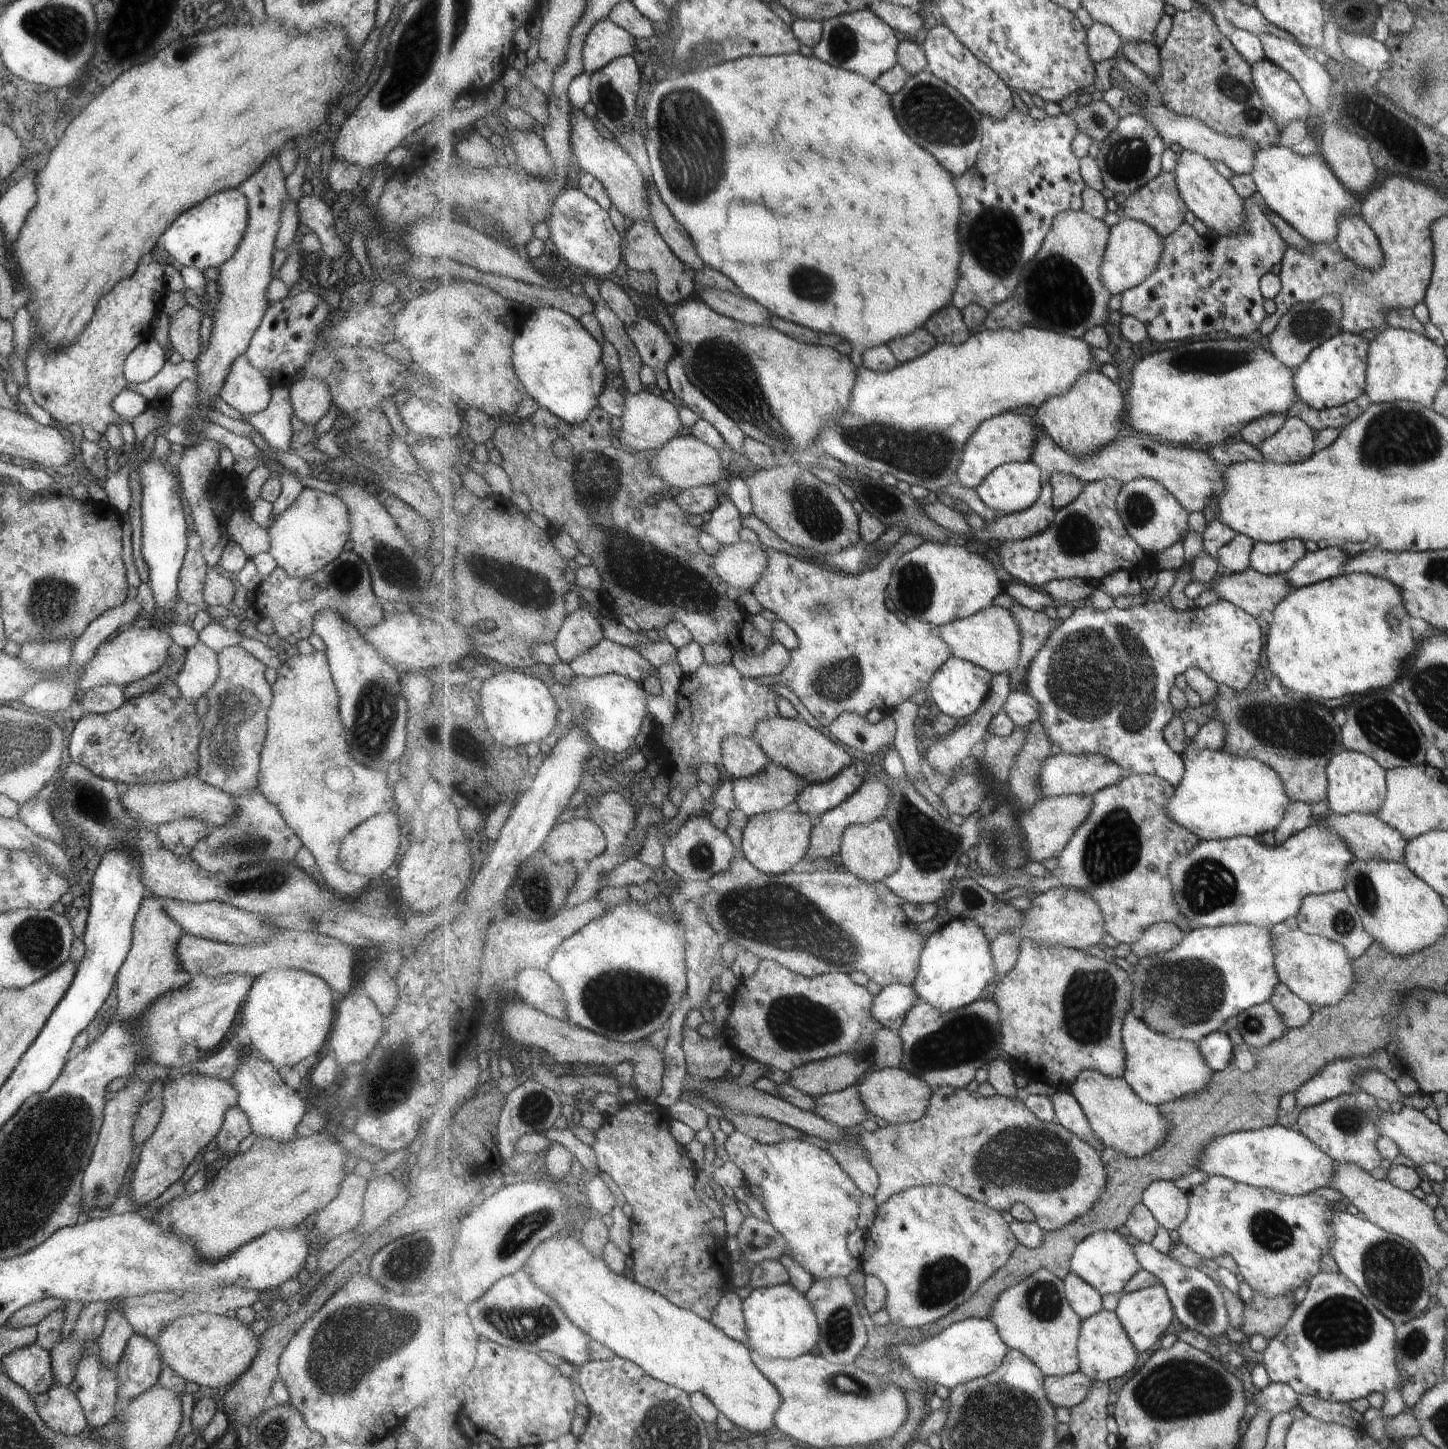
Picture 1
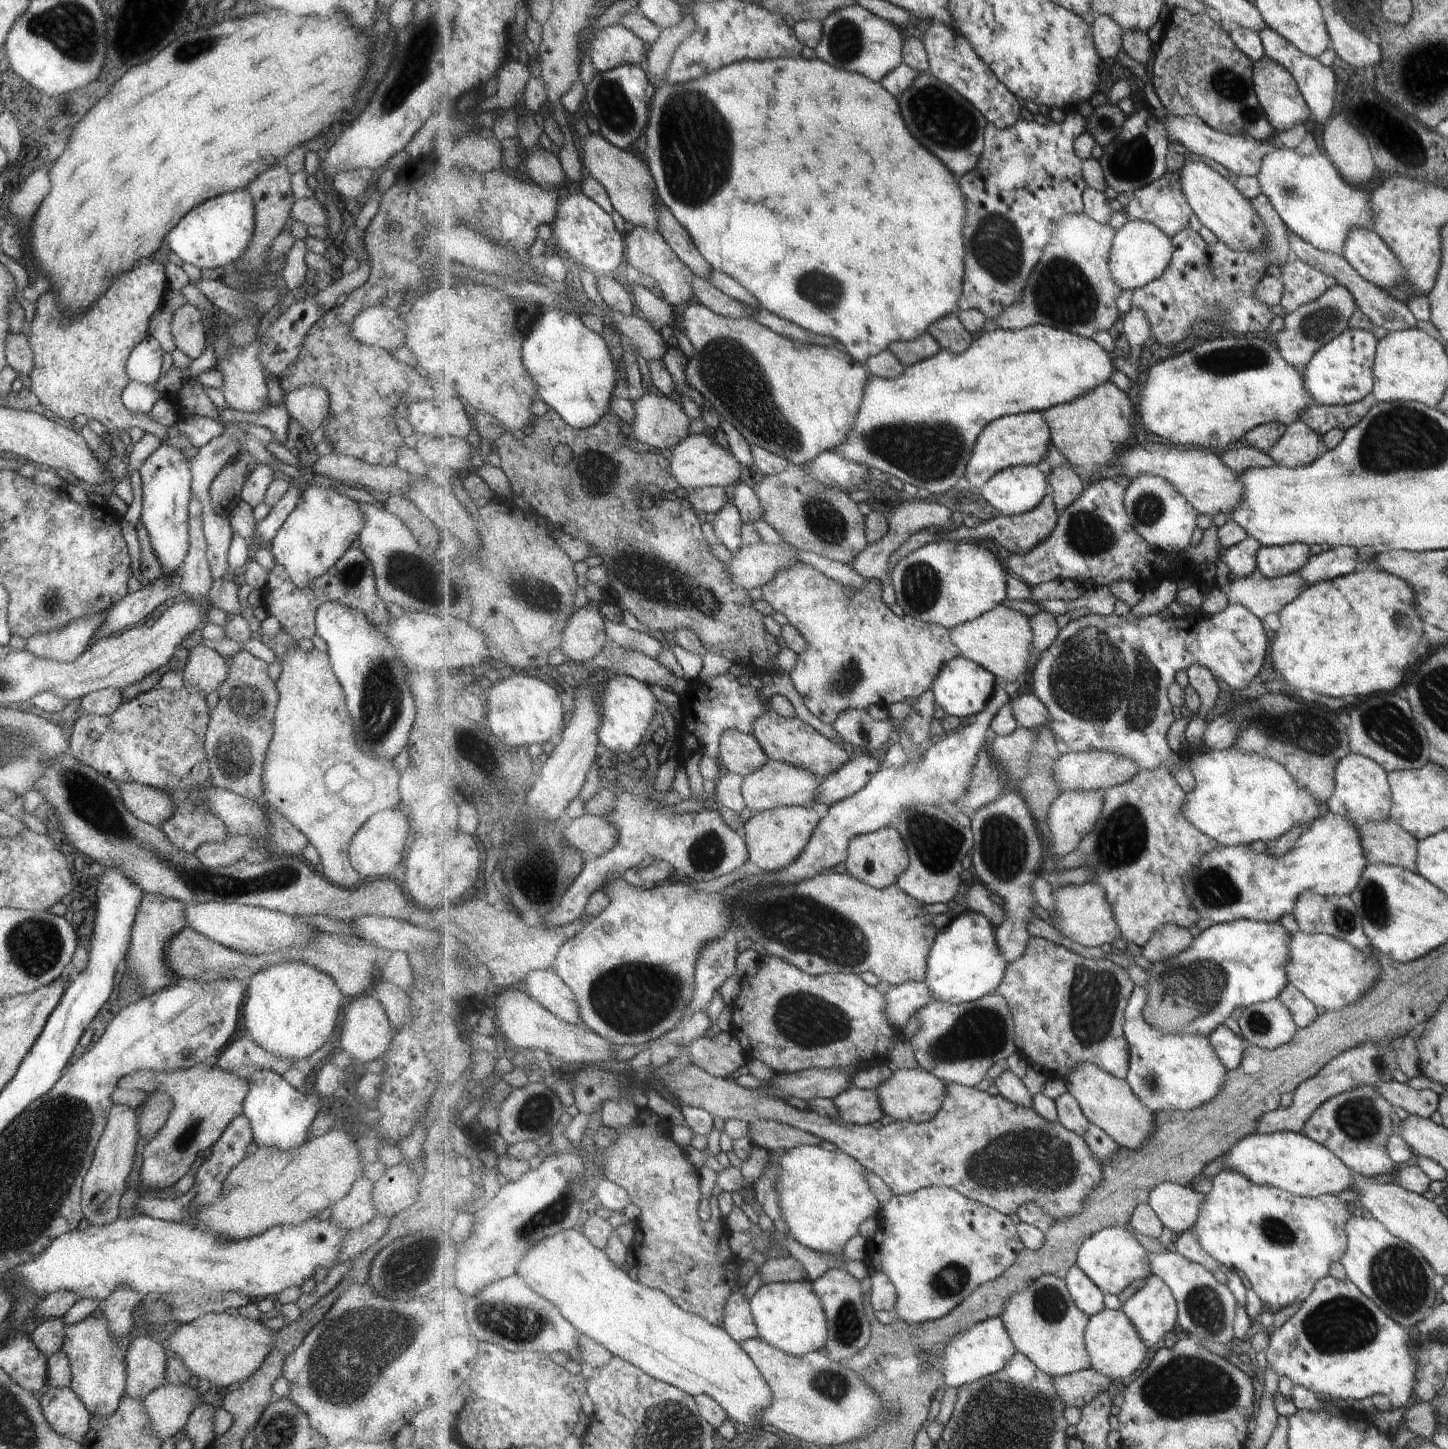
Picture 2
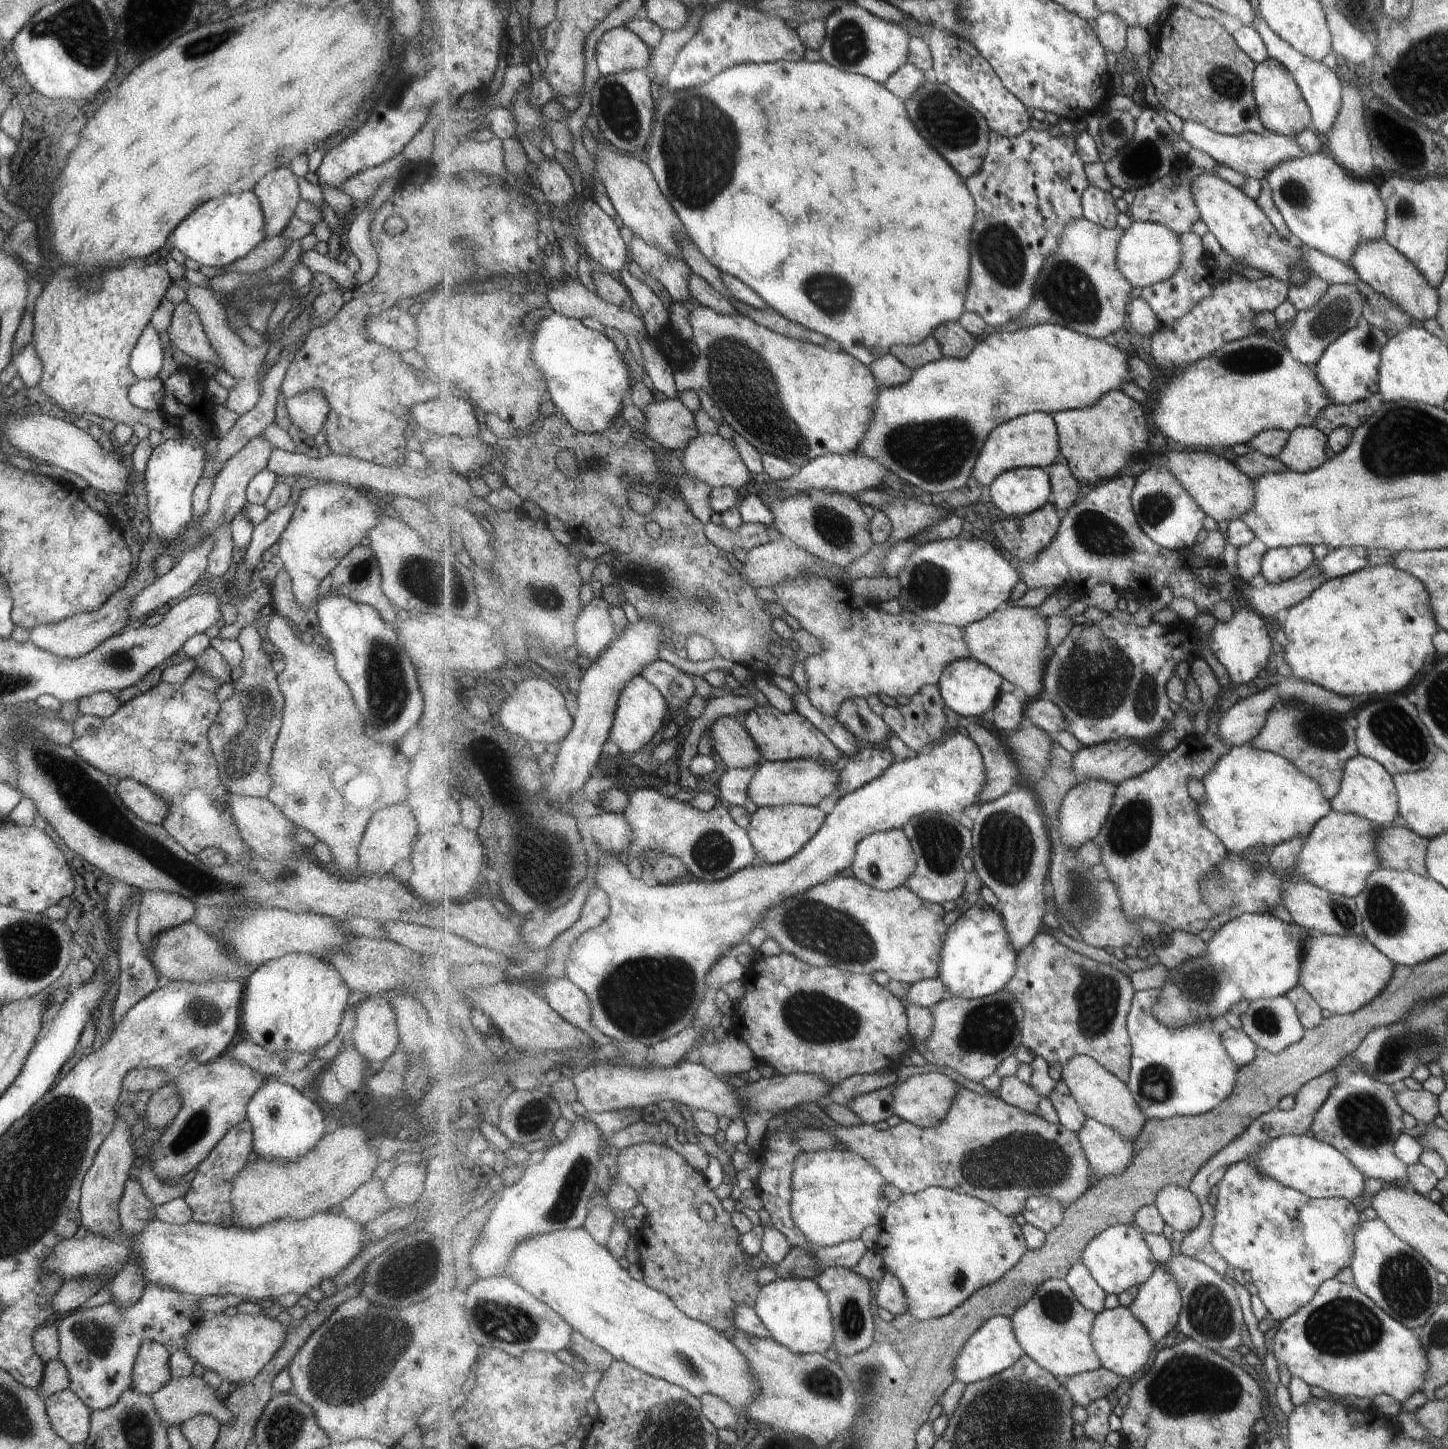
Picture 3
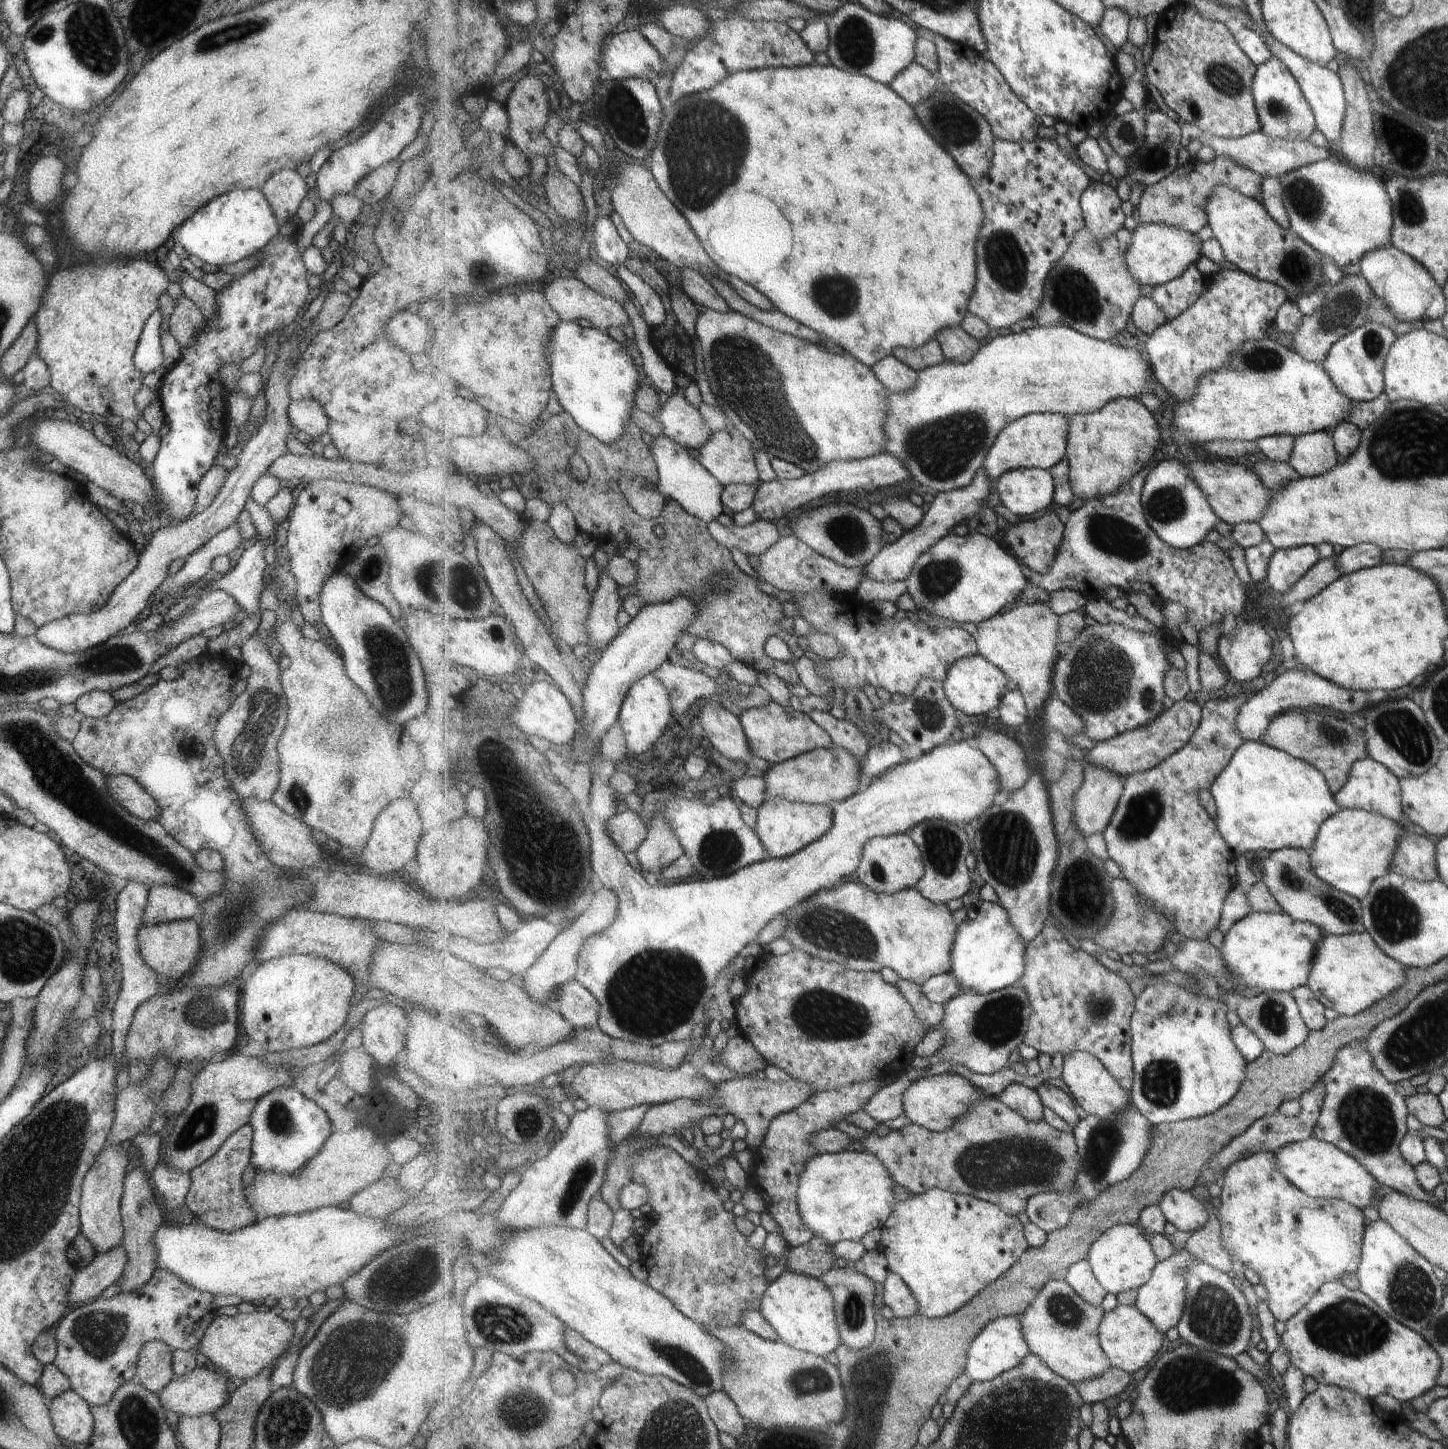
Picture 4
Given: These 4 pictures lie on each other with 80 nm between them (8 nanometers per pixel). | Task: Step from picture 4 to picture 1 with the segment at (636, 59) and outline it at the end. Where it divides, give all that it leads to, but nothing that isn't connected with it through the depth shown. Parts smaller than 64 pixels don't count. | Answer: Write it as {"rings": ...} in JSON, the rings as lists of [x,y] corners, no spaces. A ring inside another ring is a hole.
{"rings":[[[610,19],[601,20],[589,32],[583,48],[586,73],[595,73],[606,68],[613,60],[635,52],[635,38]]]}

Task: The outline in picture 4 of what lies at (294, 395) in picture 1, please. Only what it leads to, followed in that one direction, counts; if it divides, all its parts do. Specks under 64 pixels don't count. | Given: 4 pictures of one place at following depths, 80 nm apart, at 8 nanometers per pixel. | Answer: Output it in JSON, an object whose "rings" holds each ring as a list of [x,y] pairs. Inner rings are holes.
{"rings":[[[313,399],[291,401],[286,408],[288,422],[313,438],[326,432],[328,416],[324,408]]]}

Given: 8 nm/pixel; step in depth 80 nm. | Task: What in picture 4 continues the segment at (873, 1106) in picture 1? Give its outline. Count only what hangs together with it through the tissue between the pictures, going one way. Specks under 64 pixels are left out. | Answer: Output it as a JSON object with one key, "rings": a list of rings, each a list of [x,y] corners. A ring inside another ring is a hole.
{"rings":[[[945,1072],[941,1075],[921,1077],[904,1094],[905,1115],[915,1124],[942,1133],[953,1128],[971,1110],[971,1107],[983,1098],[981,1089],[964,1076]]]}

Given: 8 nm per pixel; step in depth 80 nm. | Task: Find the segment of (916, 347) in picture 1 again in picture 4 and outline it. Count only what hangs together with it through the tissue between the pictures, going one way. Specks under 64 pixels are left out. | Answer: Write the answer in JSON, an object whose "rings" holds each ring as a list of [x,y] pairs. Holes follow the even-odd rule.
{"rings":[[[936,338],[930,340],[927,345],[919,349],[897,347],[893,355],[918,372],[925,371],[931,367],[941,366],[947,362],[942,345]]]}

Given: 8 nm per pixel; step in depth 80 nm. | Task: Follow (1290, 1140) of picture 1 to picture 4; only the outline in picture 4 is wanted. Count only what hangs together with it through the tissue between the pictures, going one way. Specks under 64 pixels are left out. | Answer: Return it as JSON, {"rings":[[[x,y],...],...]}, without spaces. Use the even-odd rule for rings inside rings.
{"rings":[[[1315,1137],[1284,1144],[1274,1155],[1280,1173],[1311,1198],[1339,1199],[1361,1211],[1365,1206],[1373,1206],[1386,1190],[1354,1158],[1335,1148],[1335,1145],[1318,1141]]]}

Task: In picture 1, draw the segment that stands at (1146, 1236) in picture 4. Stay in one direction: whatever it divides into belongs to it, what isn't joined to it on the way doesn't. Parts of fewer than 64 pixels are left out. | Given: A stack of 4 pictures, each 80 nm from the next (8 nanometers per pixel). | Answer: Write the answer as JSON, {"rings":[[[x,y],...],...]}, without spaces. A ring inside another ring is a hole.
{"rings":[[[1098,1231],[1085,1238],[1083,1242],[1079,1242],[1073,1258],[1071,1258],[1071,1271],[1077,1274],[1079,1278],[1083,1278],[1087,1283],[1101,1295],[1119,1294],[1131,1283],[1135,1274],[1142,1270],[1142,1265],[1139,1264],[1137,1254],[1133,1245],[1125,1240],[1125,1236],[1116,1231]]]}

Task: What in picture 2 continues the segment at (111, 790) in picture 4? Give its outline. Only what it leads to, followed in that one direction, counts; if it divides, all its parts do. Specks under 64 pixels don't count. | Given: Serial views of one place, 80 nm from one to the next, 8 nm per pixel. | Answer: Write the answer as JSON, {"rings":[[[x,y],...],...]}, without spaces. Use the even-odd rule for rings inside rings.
{"rings":[[[134,782],[118,784],[118,790],[120,801],[137,820],[159,827],[175,814],[171,792]]]}

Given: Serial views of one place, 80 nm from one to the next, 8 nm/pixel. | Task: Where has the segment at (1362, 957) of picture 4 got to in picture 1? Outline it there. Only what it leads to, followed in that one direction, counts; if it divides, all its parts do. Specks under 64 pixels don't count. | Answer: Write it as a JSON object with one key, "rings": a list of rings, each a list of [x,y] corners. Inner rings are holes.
{"rings":[[[1283,922],[1275,924],[1270,930],[1272,952],[1274,953],[1274,969],[1278,975],[1278,982],[1284,984],[1297,998],[1308,1005],[1328,1007],[1337,1004],[1351,988],[1352,961],[1345,954],[1343,947],[1321,935],[1310,935],[1297,928],[1291,930]]]}

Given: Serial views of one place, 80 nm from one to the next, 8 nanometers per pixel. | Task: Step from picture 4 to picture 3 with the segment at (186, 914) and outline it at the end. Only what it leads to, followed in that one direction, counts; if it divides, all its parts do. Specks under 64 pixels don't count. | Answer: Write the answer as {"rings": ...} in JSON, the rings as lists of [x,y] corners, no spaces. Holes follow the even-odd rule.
{"rings":[[[167,891],[141,892],[137,917],[137,938],[144,952],[155,935],[176,927],[194,916],[196,906],[184,896]]]}

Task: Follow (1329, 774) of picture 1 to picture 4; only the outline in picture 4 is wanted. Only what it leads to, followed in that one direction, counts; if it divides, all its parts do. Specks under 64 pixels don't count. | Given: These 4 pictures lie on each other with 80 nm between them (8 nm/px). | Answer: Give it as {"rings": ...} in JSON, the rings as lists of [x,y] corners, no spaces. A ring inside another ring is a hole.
{"rings":[[[1371,757],[1351,765],[1346,783],[1334,794],[1334,799],[1341,809],[1366,810],[1397,822],[1403,818],[1398,778]]]}

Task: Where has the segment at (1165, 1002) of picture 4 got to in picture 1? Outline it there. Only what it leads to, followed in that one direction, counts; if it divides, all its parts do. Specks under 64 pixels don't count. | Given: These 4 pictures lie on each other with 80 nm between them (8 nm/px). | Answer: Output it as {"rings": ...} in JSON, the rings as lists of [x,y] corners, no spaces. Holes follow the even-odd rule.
{"rings":[[[1133,1012],[1126,1017],[1122,1029],[1122,1040],[1126,1048],[1125,1080],[1143,1101],[1155,1106],[1192,1097],[1210,1087],[1216,1071],[1206,1061],[1199,1043],[1172,1039],[1166,1034],[1149,1028]]]}

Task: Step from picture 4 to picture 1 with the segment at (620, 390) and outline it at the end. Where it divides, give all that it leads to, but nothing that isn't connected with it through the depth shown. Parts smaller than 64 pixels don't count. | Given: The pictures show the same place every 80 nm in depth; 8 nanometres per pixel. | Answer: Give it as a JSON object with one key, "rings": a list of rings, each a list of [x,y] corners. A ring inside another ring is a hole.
{"rings":[[[541,307],[536,310],[525,310],[523,328],[515,339],[515,372],[523,381],[529,396],[552,413],[570,424],[581,424],[589,419],[591,413],[599,407],[599,396],[605,392],[608,382],[607,366],[603,362],[602,344],[571,313],[553,307]]]}

